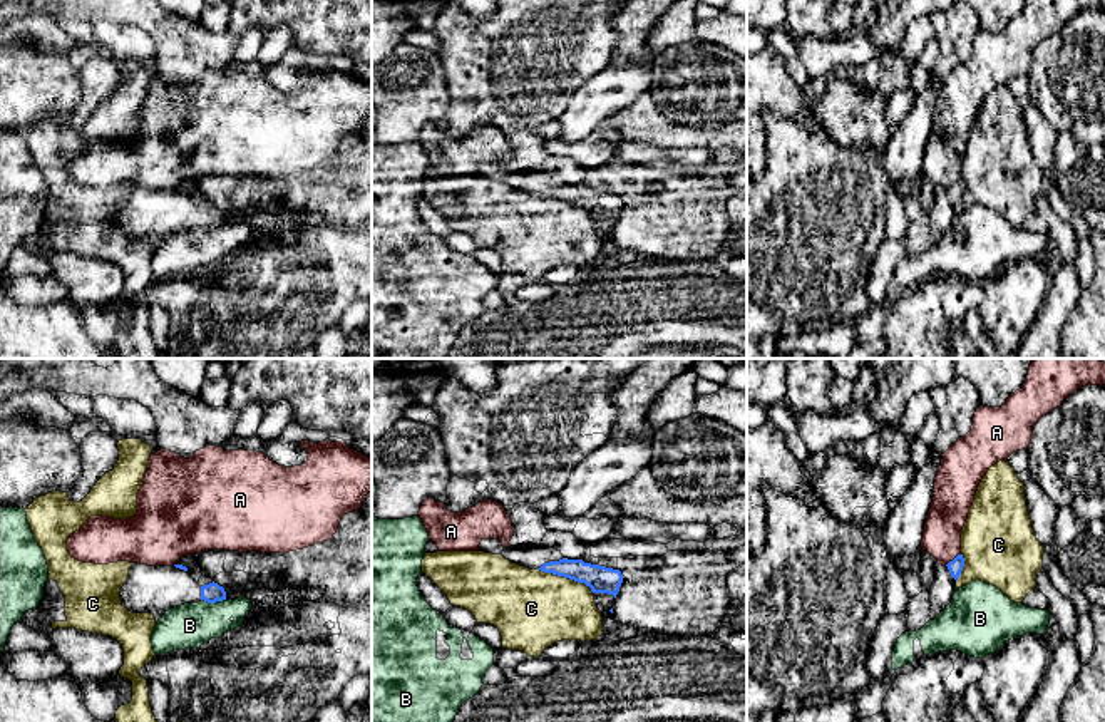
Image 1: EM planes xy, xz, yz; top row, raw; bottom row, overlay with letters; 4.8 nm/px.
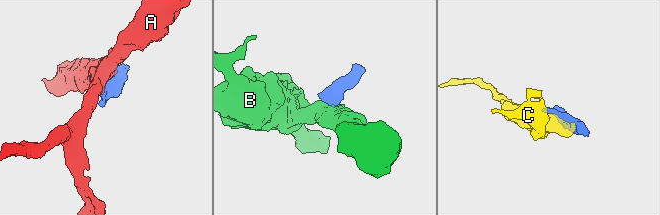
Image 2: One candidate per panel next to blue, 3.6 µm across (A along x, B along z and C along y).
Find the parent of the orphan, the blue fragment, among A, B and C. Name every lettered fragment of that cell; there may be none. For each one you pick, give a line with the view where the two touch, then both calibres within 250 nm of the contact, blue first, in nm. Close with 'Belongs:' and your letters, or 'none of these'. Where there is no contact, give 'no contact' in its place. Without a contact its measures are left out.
Belongs: none of these

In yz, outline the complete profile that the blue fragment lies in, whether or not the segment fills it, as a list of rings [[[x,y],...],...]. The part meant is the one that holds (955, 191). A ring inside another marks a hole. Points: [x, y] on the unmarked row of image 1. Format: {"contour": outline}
{"contour": [[[958,179],[946,191],[939,189],[934,196],[934,204],[929,214],[931,245],[934,245],[953,224],[956,218],[956,206],[963,196],[964,183]]]}

